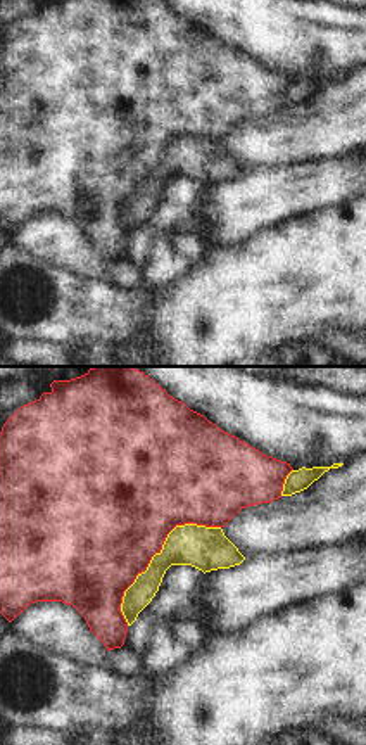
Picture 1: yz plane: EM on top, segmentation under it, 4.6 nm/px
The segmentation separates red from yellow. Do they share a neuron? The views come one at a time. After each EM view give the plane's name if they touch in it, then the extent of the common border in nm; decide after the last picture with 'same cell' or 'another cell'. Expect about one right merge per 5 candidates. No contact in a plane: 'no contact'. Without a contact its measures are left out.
yz | 650 nm

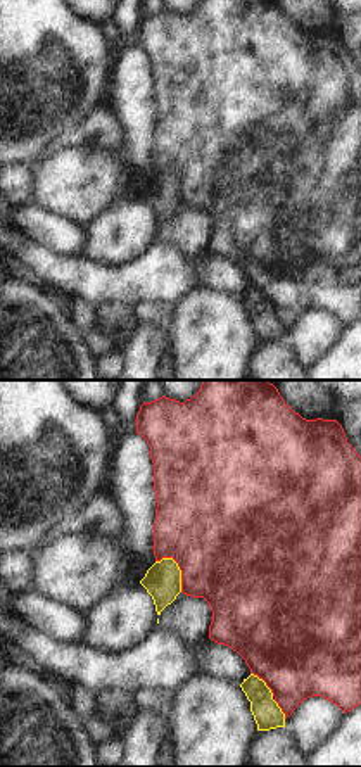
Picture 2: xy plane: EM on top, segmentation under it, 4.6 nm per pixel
xy | 200 nm

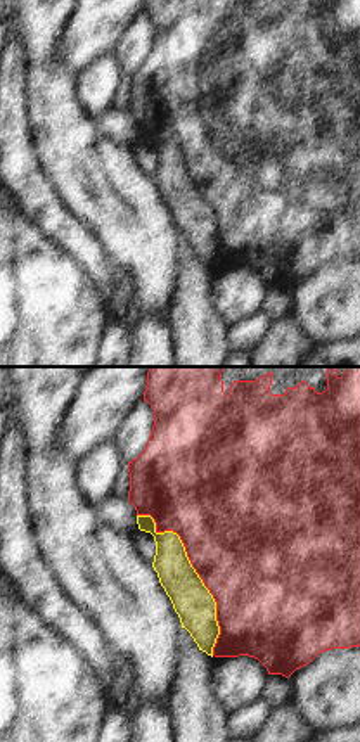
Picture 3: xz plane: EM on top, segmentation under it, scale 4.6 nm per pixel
xz | 750 nm

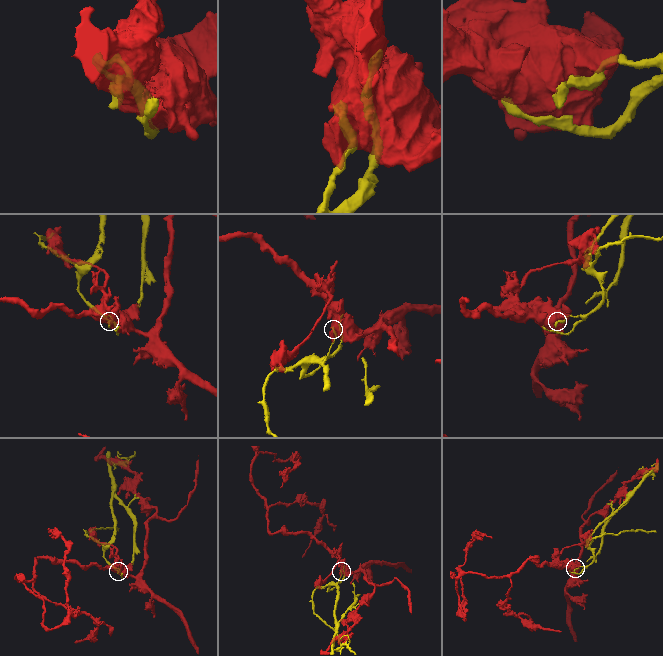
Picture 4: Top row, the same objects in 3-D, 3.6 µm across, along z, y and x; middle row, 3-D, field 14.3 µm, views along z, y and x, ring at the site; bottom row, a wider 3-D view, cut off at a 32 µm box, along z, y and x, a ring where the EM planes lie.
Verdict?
another cell

